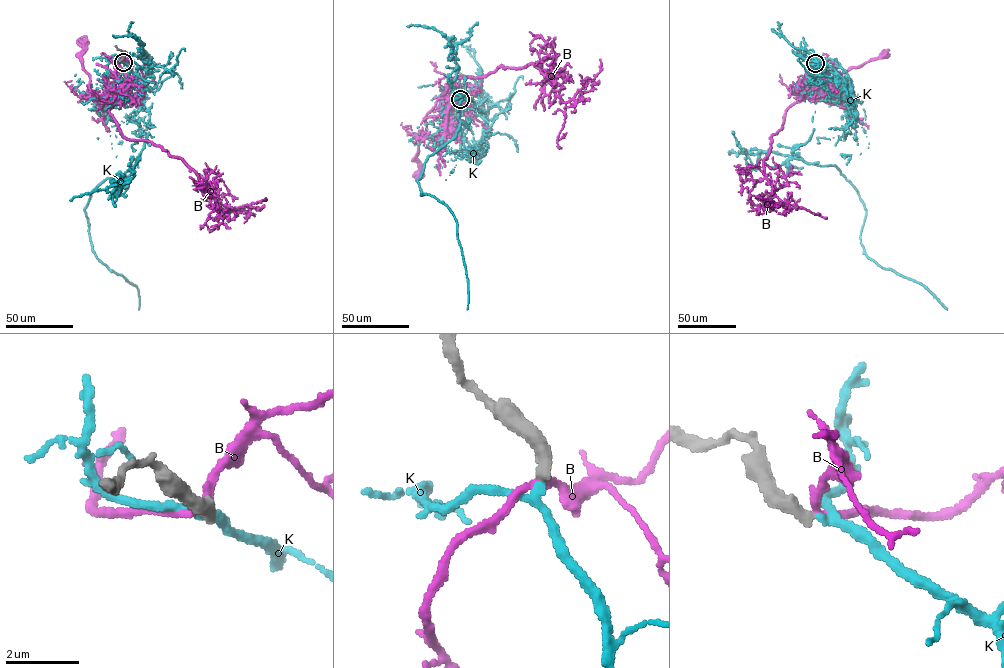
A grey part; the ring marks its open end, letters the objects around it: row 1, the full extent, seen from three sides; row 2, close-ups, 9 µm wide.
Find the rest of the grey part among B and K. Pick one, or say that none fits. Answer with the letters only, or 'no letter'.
K

